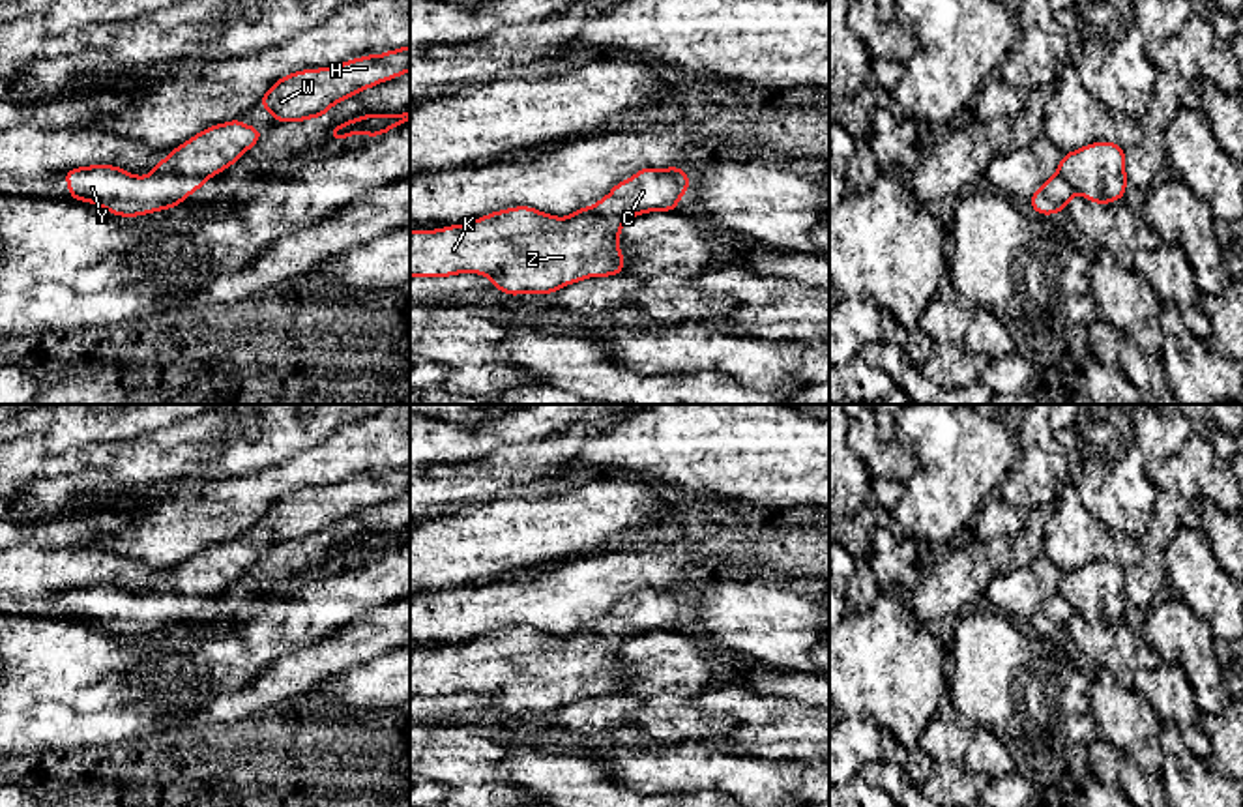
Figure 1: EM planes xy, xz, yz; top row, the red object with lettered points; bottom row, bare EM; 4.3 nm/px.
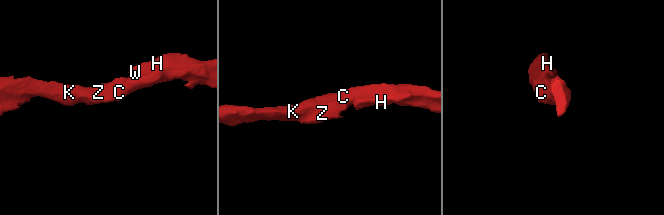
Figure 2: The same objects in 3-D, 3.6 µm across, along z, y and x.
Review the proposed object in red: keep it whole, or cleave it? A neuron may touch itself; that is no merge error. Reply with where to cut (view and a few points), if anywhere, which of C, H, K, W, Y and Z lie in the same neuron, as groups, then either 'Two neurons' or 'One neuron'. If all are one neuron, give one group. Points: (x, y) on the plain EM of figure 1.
No split. Groups: C H K W Y Z. One neuron

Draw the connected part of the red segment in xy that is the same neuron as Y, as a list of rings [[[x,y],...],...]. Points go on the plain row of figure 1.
[[[236,537],[172,567],[150,595],[135,595],[116,584],[90,584],[71,588],[62,597],[71,620],[101,625],[120,637],[146,635],[182,625],[185,616],[234,584],[264,552]]]

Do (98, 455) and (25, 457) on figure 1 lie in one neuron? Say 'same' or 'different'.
same

